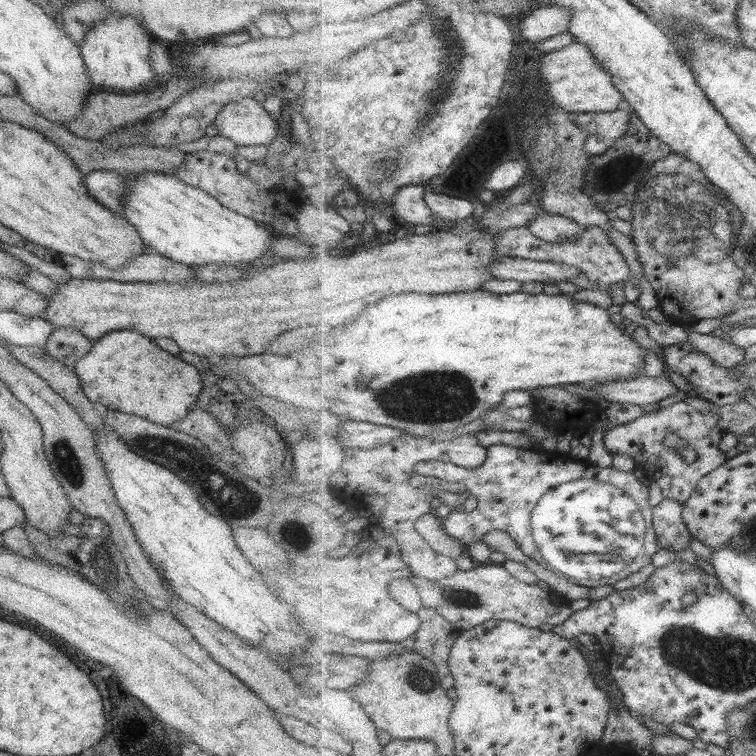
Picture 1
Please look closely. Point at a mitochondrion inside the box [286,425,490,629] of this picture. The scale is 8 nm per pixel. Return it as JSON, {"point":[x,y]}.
{"point":[461,598]}

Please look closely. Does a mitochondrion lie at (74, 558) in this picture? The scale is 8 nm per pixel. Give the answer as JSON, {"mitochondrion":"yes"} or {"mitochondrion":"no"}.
{"mitochondrion":"no"}

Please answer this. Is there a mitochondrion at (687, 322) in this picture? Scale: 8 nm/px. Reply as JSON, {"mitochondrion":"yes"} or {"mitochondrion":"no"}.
{"mitochondrion":"no"}

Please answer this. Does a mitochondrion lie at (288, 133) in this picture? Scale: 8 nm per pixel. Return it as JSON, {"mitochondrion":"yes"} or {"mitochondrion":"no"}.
{"mitochondrion":"no"}

